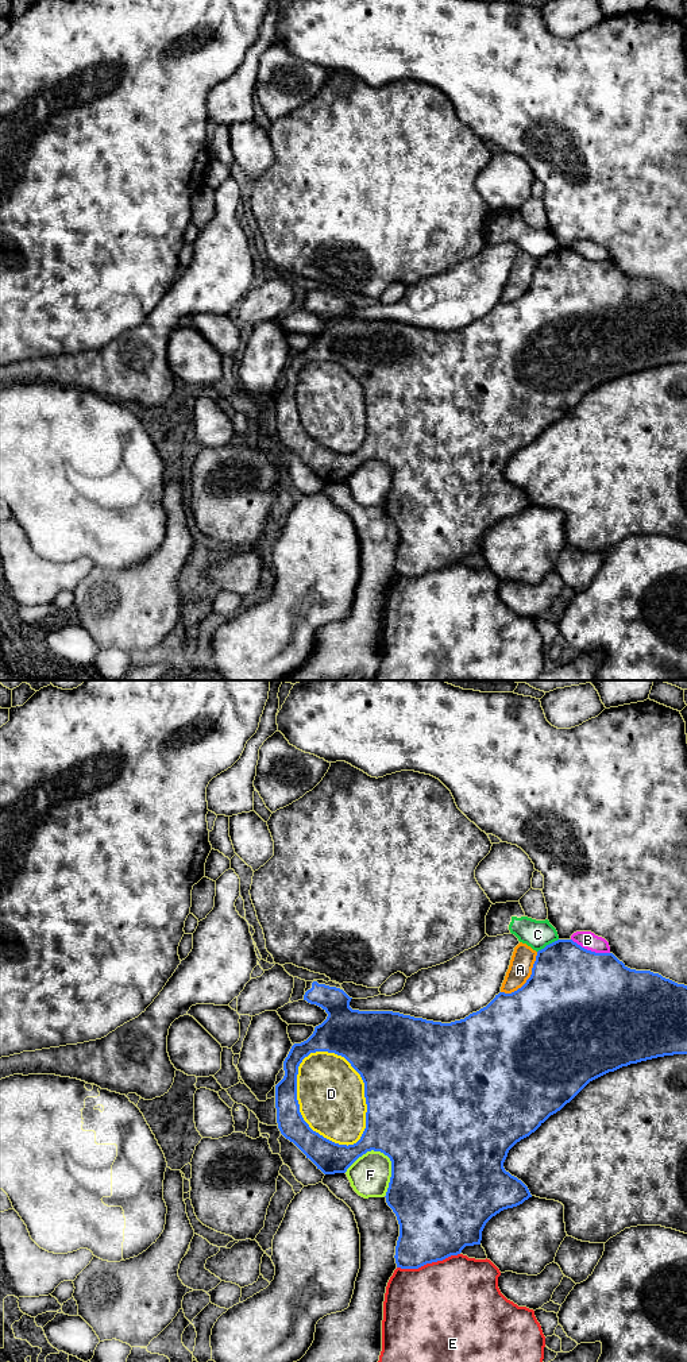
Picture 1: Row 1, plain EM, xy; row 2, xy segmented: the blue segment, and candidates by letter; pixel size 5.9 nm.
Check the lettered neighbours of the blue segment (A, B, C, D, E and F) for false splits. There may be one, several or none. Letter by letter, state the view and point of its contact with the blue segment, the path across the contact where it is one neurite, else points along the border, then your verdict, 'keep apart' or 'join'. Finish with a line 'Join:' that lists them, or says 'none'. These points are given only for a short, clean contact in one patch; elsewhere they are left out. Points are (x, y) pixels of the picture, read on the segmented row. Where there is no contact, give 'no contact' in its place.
A: contact xy (528, 979); keep apart
B: contact xy (590, 950); keep apart
C: contact xy (547, 945); keep apart
D: contact xy (298, 1111); keep apart
E: contact xy (428, 1262); keep apart
F: contact xy (367, 1150); keep apart
Join: none

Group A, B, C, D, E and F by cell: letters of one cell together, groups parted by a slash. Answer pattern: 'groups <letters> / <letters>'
groups A / B / C / D / E / F

